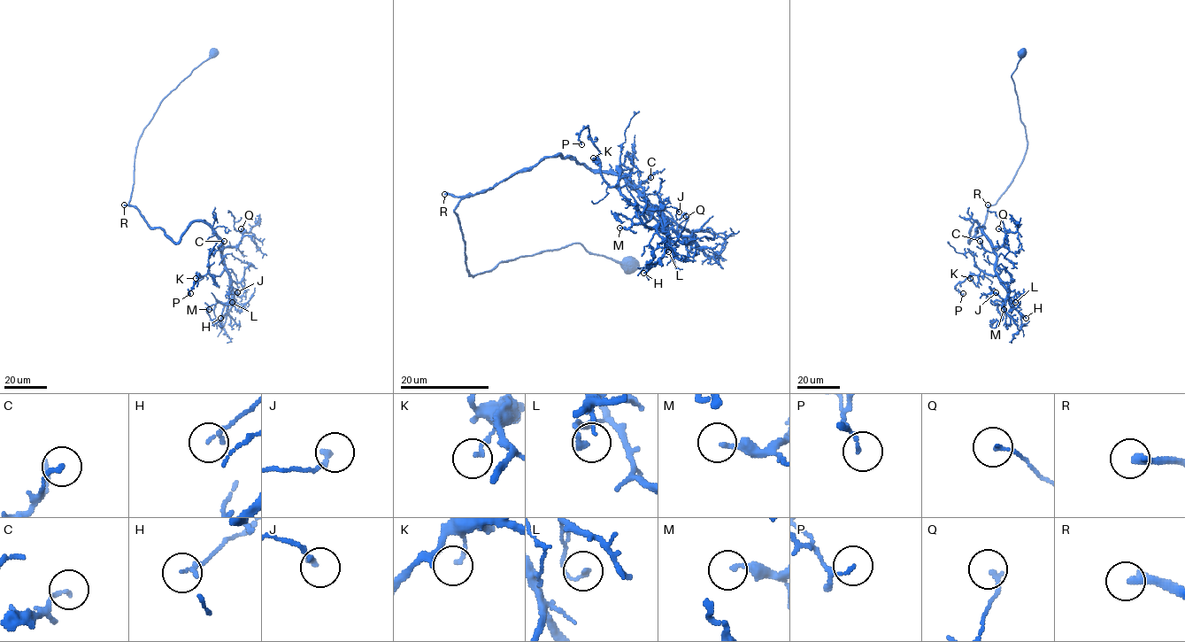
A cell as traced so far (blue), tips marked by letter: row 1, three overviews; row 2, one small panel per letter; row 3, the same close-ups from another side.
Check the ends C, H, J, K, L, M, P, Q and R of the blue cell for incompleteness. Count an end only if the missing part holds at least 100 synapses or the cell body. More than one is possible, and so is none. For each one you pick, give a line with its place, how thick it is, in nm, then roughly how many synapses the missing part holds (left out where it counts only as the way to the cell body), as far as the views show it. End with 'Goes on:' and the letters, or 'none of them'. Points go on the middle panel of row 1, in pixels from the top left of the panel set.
R: at (444, 194); 320 nm thick; about 200 synapses
Goes on: R

